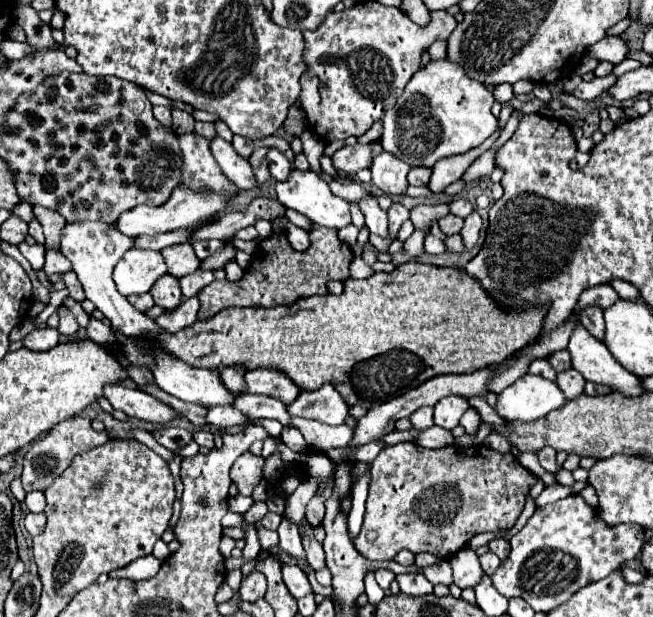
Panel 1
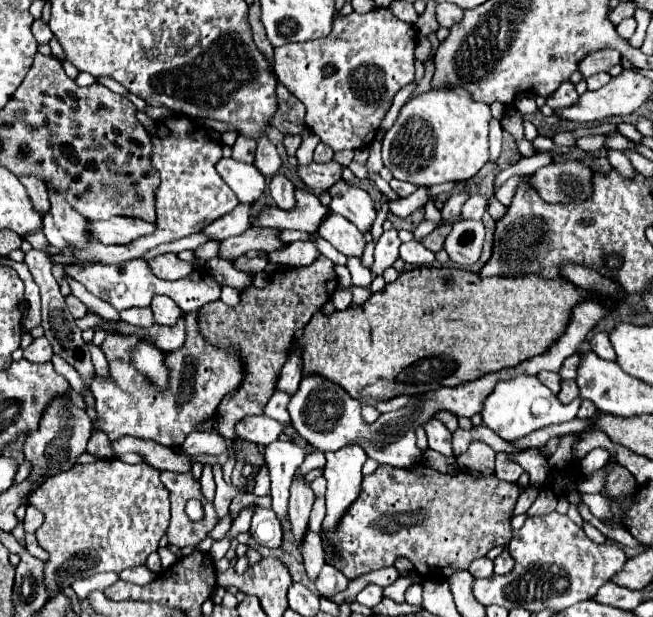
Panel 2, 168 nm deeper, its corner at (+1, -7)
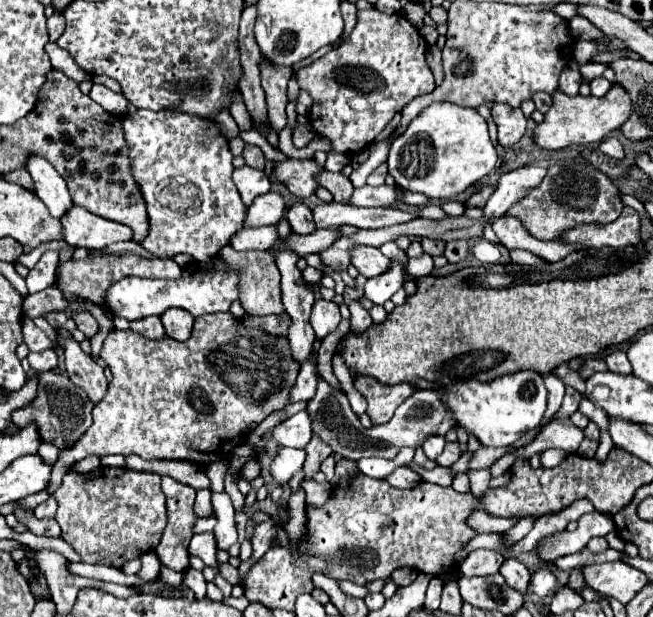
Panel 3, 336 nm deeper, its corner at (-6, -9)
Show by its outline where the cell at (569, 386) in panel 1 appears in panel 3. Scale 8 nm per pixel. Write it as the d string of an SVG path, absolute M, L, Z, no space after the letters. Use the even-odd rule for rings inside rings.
M566 387L566 395L564 395L562 407L560 407L560 411L558 411L558 417L570 417L570 415L578 409L580 399L582 399L582 395L580 395L580 393L576 393L576 389Z

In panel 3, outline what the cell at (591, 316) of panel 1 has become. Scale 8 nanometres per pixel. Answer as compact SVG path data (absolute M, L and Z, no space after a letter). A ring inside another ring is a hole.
M614 351L612 355L608 355L606 365L612 373L620 373L620 375L630 375L632 373L632 365L630 365L624 351Z

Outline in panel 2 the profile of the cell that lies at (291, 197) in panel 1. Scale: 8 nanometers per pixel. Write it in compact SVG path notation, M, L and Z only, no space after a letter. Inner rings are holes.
M329 211L329 219L325 219L325 223L321 223L317 233L345 255L361 257L361 253L363 253L363 247L365 247L363 233L351 221L347 221L343 215Z

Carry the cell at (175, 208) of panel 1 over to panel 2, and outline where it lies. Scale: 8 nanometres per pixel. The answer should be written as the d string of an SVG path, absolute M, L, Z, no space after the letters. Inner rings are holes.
M113 217L107 221L91 221L91 233L107 245L125 245L139 237L151 235L155 231L155 223L145 223L143 219L125 219Z

